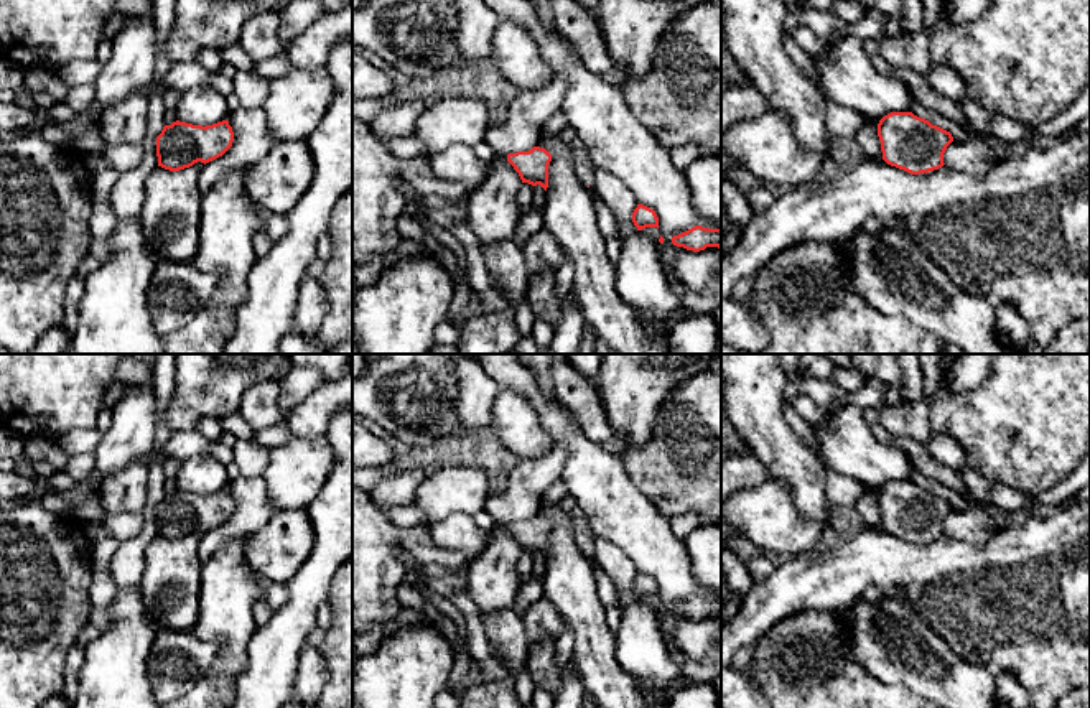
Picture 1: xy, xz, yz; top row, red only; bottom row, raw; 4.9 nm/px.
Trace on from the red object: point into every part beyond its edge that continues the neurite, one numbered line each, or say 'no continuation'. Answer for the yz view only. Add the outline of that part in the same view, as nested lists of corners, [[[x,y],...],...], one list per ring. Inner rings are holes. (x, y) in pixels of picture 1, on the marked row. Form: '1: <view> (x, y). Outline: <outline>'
no continuation

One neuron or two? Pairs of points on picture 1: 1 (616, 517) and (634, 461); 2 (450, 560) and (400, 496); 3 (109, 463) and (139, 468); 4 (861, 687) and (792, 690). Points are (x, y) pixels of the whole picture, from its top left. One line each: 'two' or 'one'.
1: two
2: two
3: two
4: one

